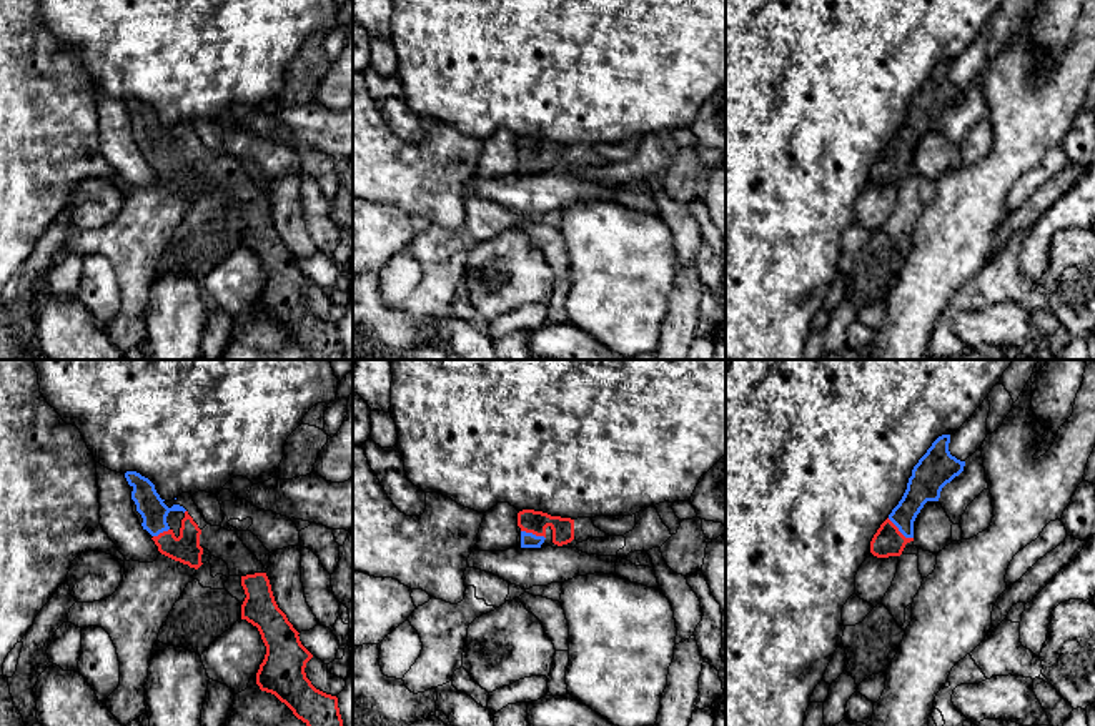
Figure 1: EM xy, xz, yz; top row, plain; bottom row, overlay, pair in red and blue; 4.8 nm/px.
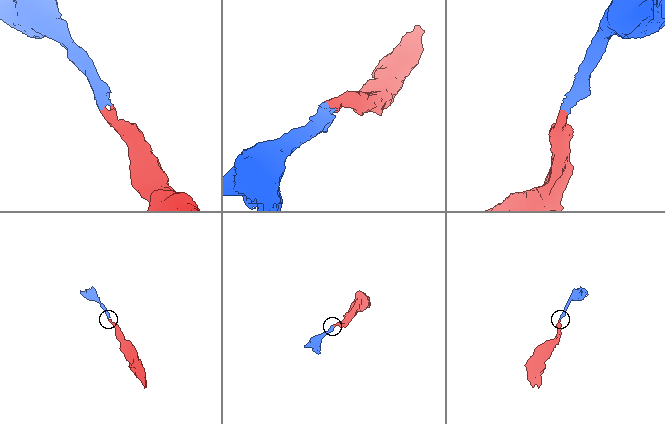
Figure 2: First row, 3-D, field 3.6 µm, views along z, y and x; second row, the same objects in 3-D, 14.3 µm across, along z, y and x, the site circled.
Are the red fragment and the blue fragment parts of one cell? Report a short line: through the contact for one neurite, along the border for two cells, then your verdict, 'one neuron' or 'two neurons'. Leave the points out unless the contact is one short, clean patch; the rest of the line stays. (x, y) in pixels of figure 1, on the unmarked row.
line yz (887, 169), (899, 159), (901, 145), (922, 114); one neuron

